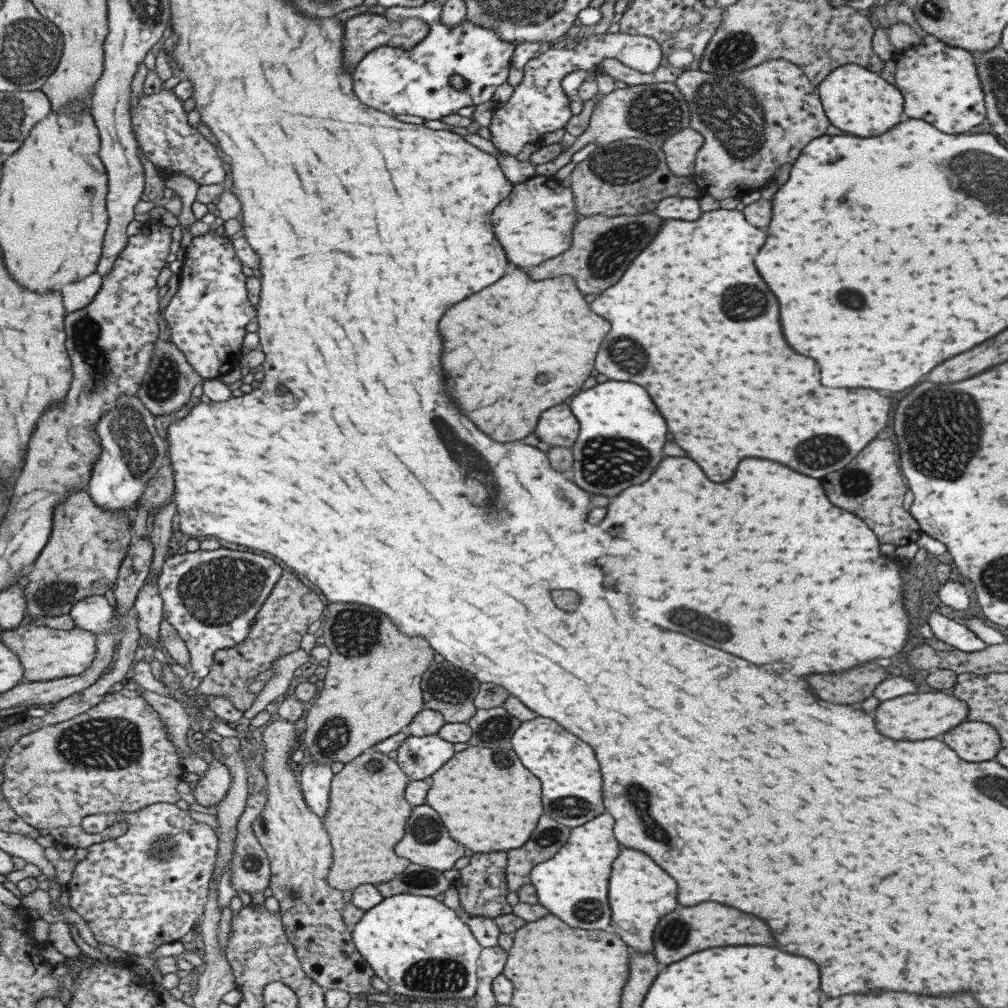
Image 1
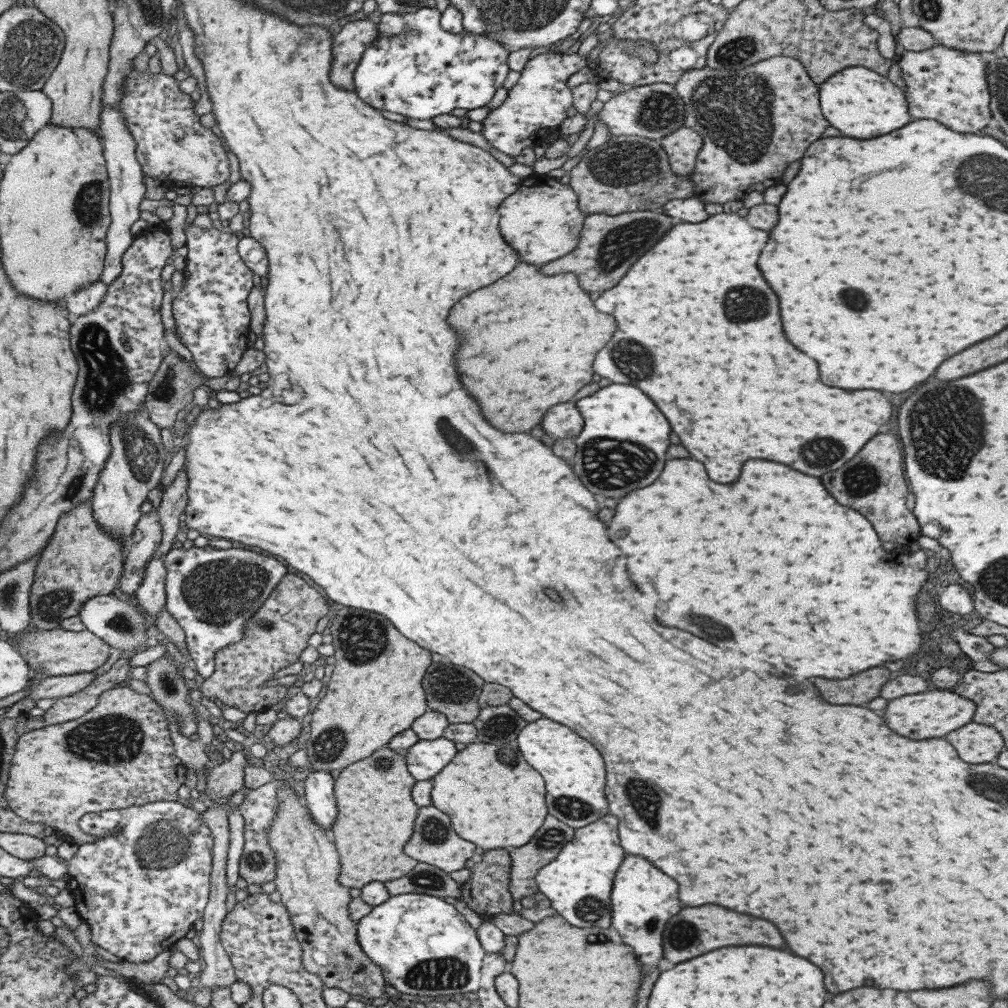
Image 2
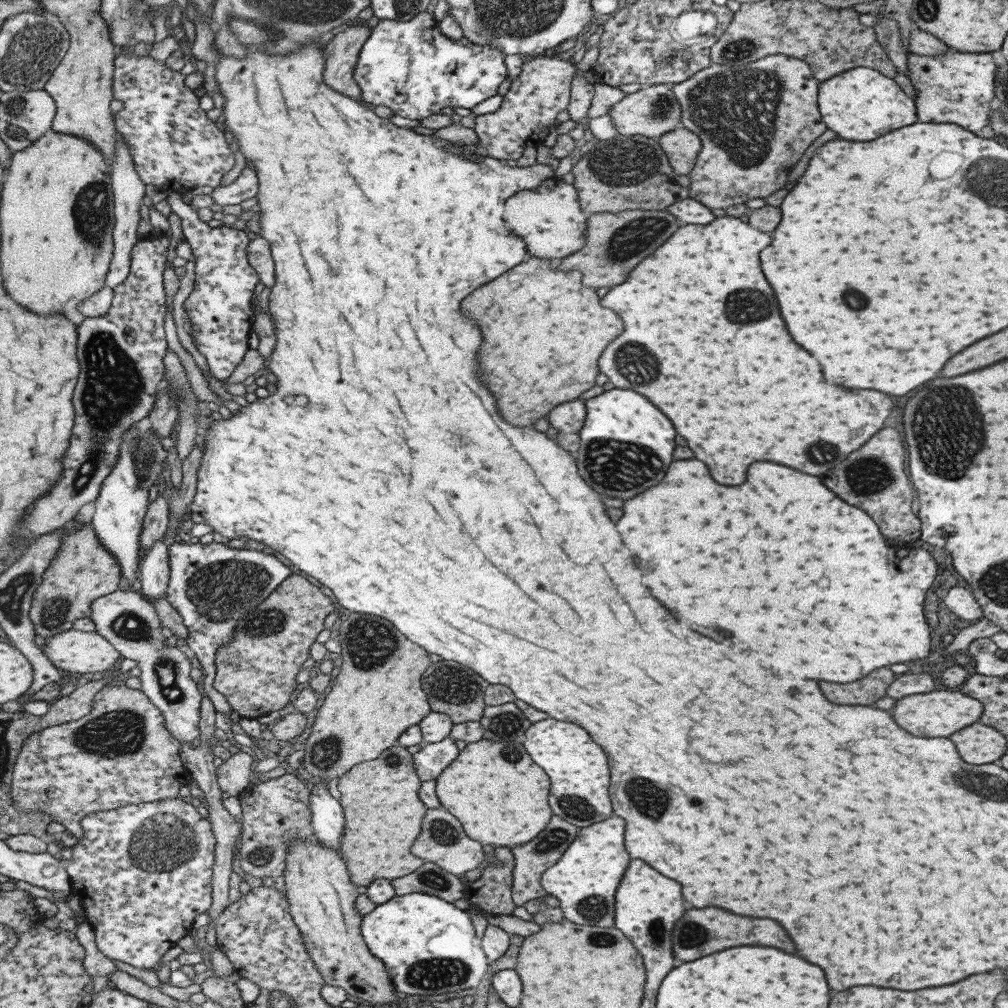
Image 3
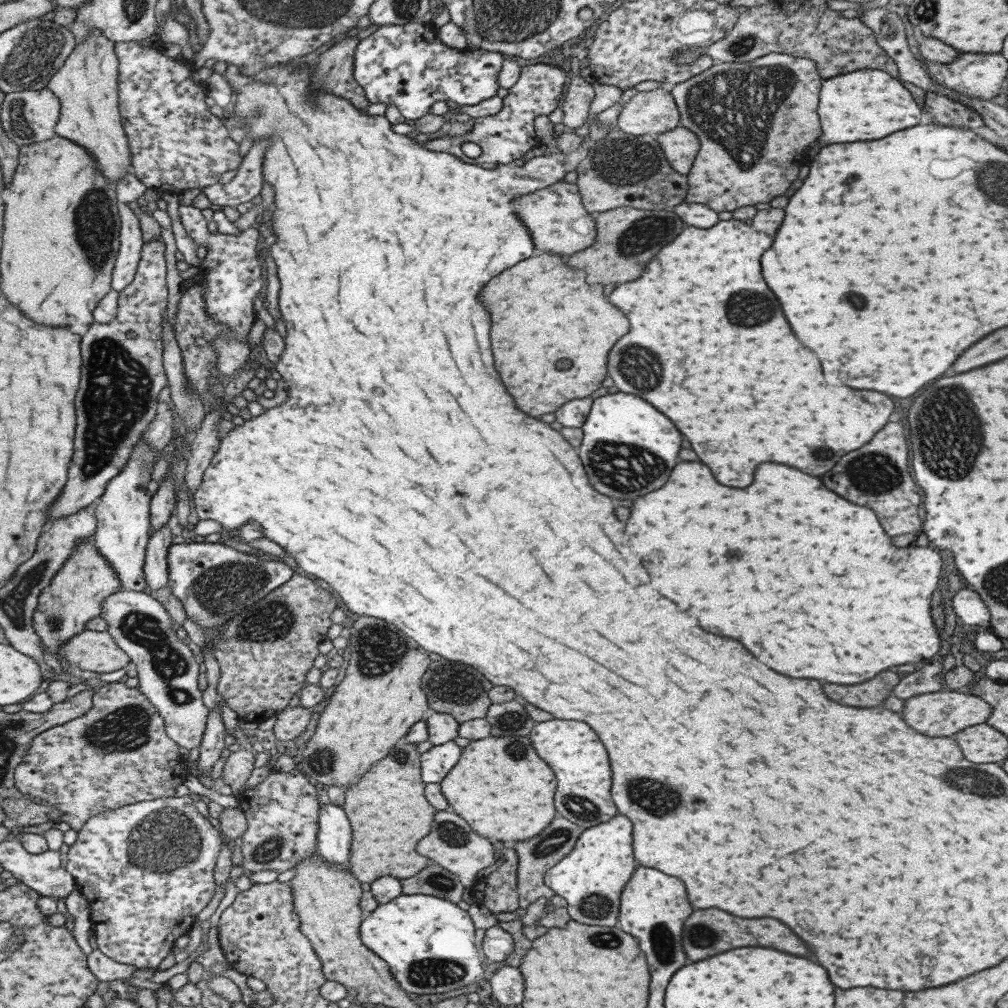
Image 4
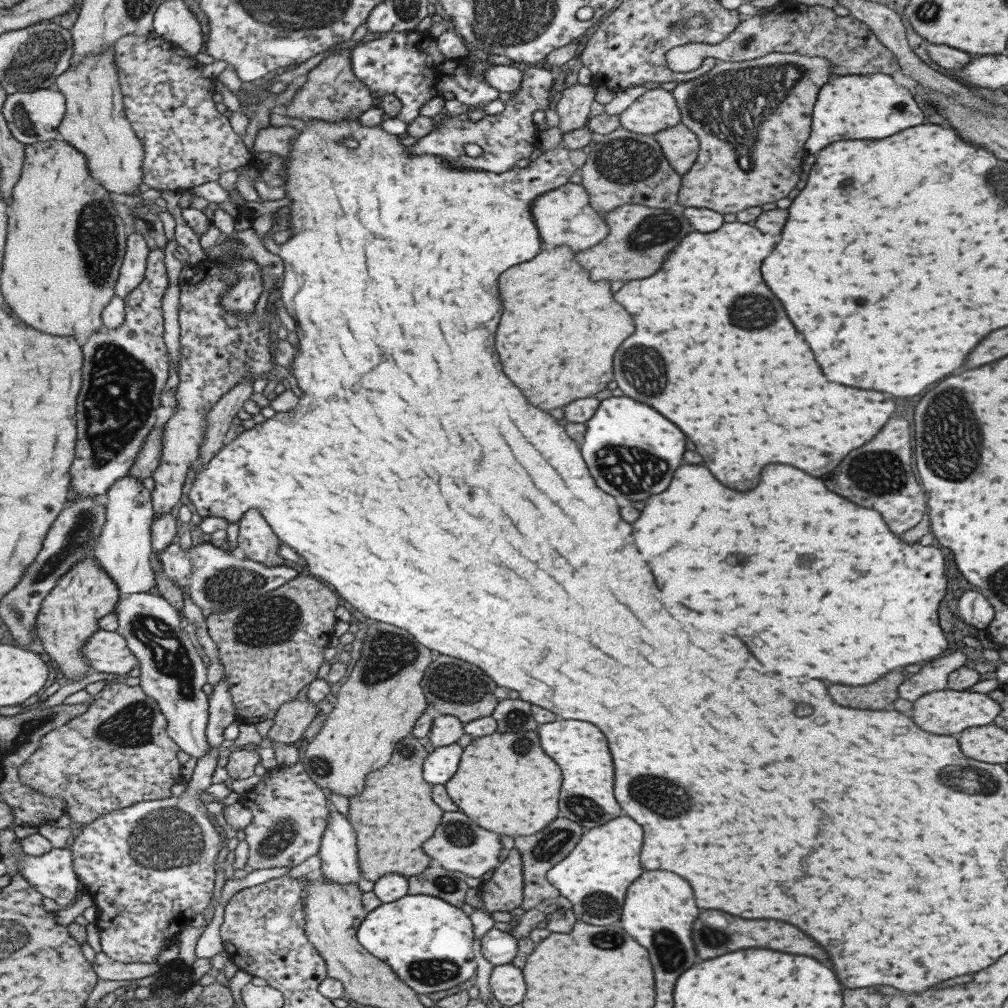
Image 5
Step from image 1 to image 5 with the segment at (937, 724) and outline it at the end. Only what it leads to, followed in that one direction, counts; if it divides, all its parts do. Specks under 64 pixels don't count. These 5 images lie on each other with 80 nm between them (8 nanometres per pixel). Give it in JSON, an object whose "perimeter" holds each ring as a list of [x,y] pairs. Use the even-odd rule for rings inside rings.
{"perimeter":[[[936,690],[922,694],[912,702],[911,720],[925,732],[931,734],[954,735],[969,727],[991,725],[999,714],[1000,706],[985,693],[972,691]]]}

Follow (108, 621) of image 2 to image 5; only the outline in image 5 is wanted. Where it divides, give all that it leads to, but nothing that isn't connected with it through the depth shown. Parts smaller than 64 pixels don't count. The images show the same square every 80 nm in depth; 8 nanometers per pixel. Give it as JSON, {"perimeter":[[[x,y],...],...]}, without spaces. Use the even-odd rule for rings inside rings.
{"perimeter":[[[140,592],[120,596],[113,615],[119,625],[115,633],[124,638],[125,647],[139,663],[138,685],[156,702],[167,721],[167,737],[185,754],[200,759],[210,747],[205,739],[208,699],[201,691],[207,669],[189,640],[191,635],[183,633],[182,616],[161,596]]]}

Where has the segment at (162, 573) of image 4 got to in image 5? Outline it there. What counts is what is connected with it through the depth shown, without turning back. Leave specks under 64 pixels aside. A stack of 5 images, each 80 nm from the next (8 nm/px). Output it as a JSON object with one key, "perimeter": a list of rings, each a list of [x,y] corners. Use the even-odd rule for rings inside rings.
{"perimeter":[[[171,511],[155,514],[150,524],[150,569],[155,574],[161,573],[158,554],[171,542],[176,535],[176,524],[179,517]]]}

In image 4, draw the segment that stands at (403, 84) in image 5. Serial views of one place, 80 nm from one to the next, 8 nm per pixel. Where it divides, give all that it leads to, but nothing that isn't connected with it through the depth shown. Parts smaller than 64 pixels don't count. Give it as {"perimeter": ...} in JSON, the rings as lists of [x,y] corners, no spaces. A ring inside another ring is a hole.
{"perimeter":[[[419,20],[404,25],[378,26],[372,34],[361,39],[354,50],[352,75],[355,82],[363,89],[369,104],[389,104],[397,108],[405,122],[391,125],[391,129],[395,134],[405,136],[412,135],[414,127],[411,123],[426,116],[433,102],[437,100],[451,100],[457,105],[473,106],[481,100],[495,96],[499,88],[498,72],[501,70],[503,59],[501,53],[480,48],[454,49],[445,46],[430,22],[424,23]]]}

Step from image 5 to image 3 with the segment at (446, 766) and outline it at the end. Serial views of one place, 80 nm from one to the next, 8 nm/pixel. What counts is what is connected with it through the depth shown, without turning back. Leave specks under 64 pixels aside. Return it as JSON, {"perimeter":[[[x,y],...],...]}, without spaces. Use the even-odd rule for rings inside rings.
{"perimeter":[[[453,739],[427,743],[412,754],[410,758],[420,782],[435,780],[439,773],[458,755]]]}

